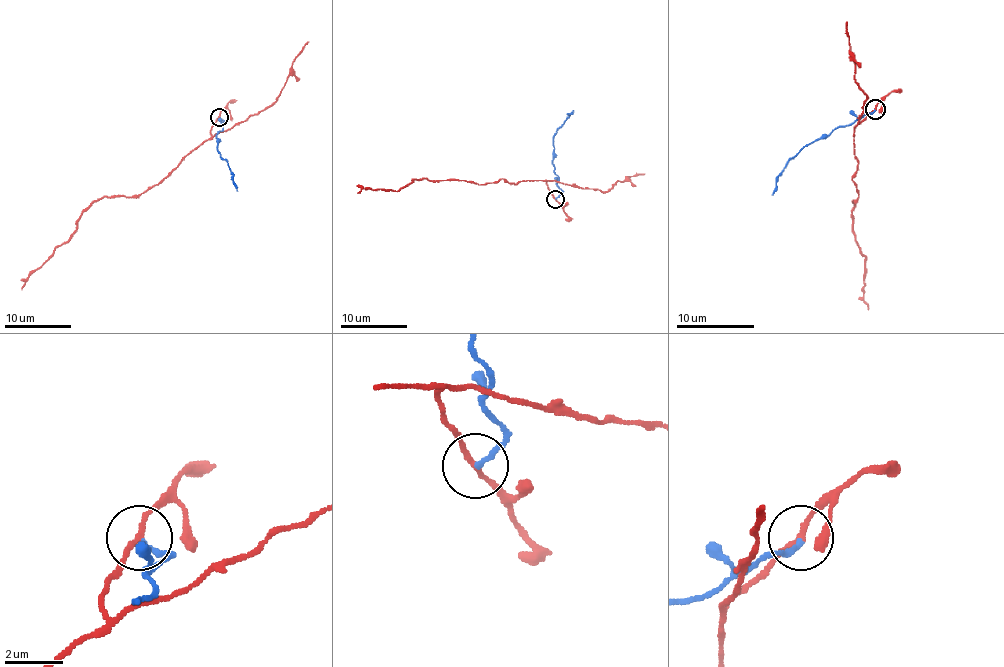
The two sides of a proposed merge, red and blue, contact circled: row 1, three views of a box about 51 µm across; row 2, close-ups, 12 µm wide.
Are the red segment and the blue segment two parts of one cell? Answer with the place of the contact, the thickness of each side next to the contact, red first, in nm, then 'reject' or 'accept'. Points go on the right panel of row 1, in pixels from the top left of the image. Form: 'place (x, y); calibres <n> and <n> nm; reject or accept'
place (875, 109); calibres 160 and 180 nm; reject

